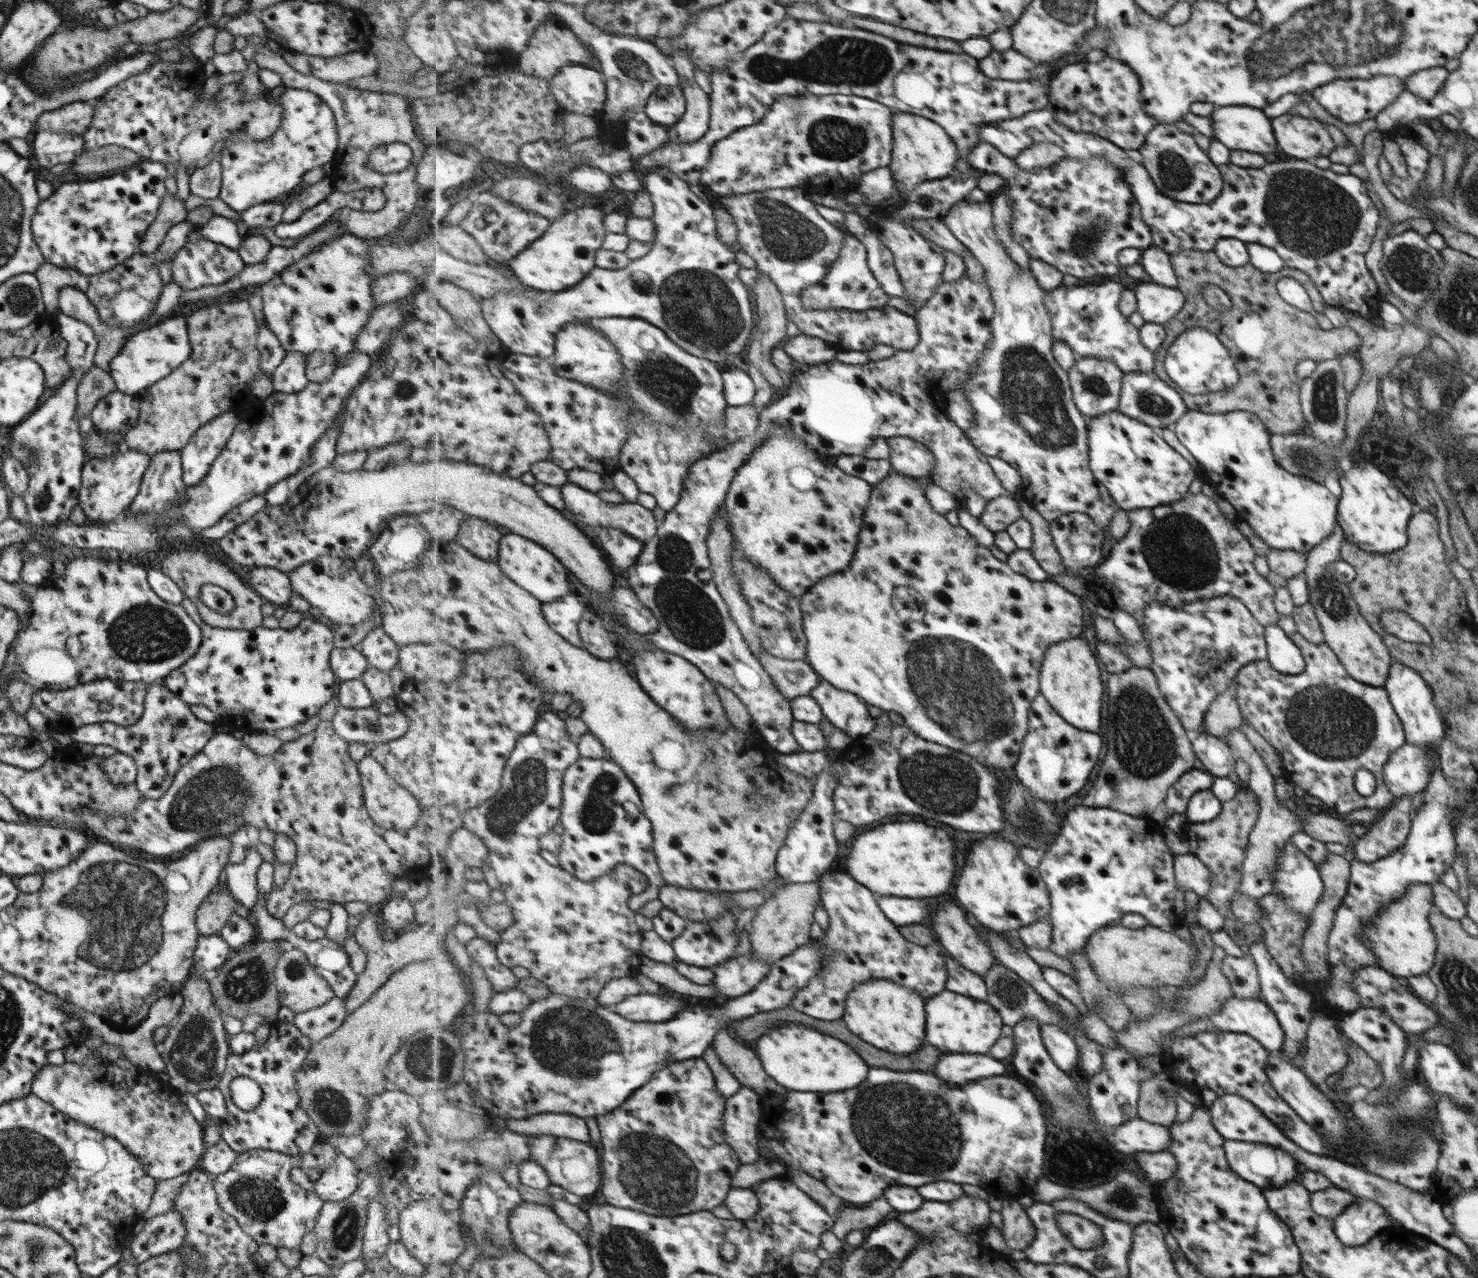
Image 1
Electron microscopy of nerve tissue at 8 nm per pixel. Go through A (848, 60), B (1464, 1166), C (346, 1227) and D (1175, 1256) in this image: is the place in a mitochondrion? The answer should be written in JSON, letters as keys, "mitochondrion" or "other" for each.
{"A":"mitochondrion","B":"other","C":"mitochondrion","D":"other"}

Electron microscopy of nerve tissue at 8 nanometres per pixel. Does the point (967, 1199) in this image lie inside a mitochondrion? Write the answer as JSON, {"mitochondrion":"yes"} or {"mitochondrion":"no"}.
{"mitochondrion":"no"}

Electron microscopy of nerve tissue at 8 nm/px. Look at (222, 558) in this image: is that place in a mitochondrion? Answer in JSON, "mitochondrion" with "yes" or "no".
{"mitochondrion":"no"}

